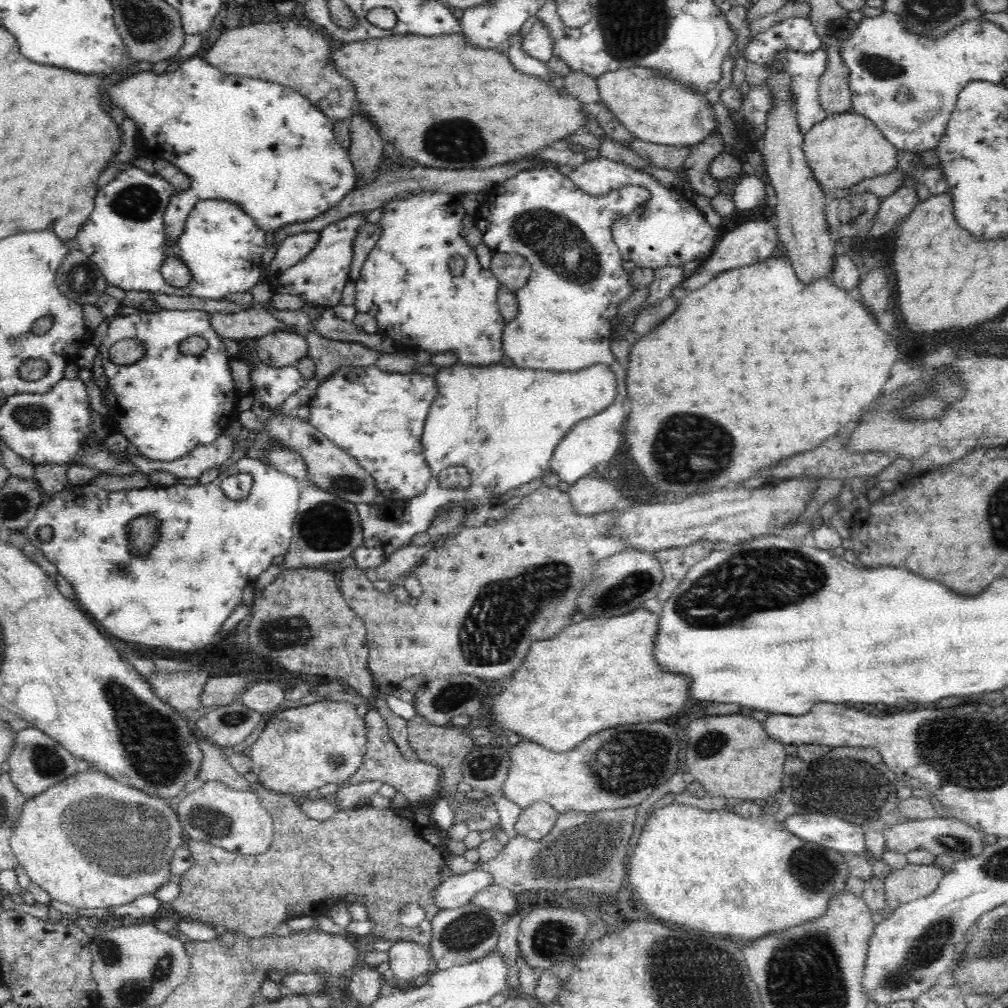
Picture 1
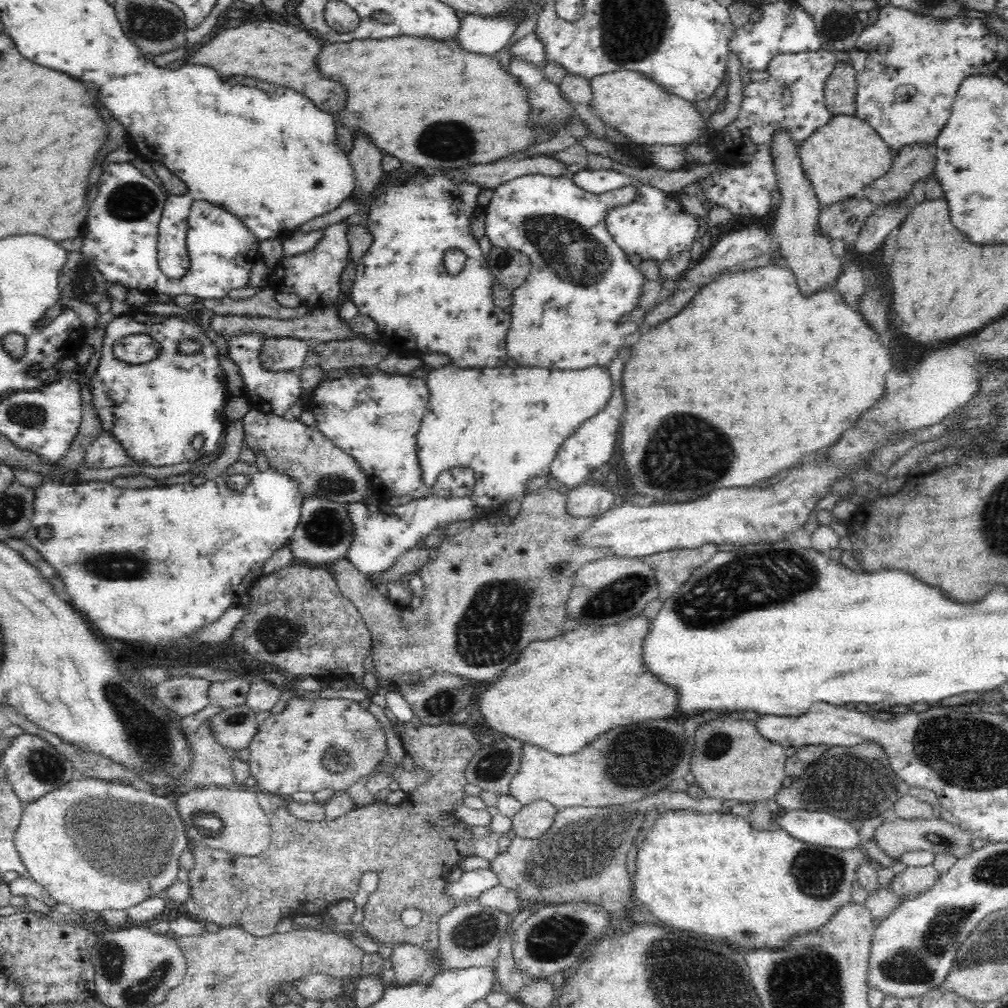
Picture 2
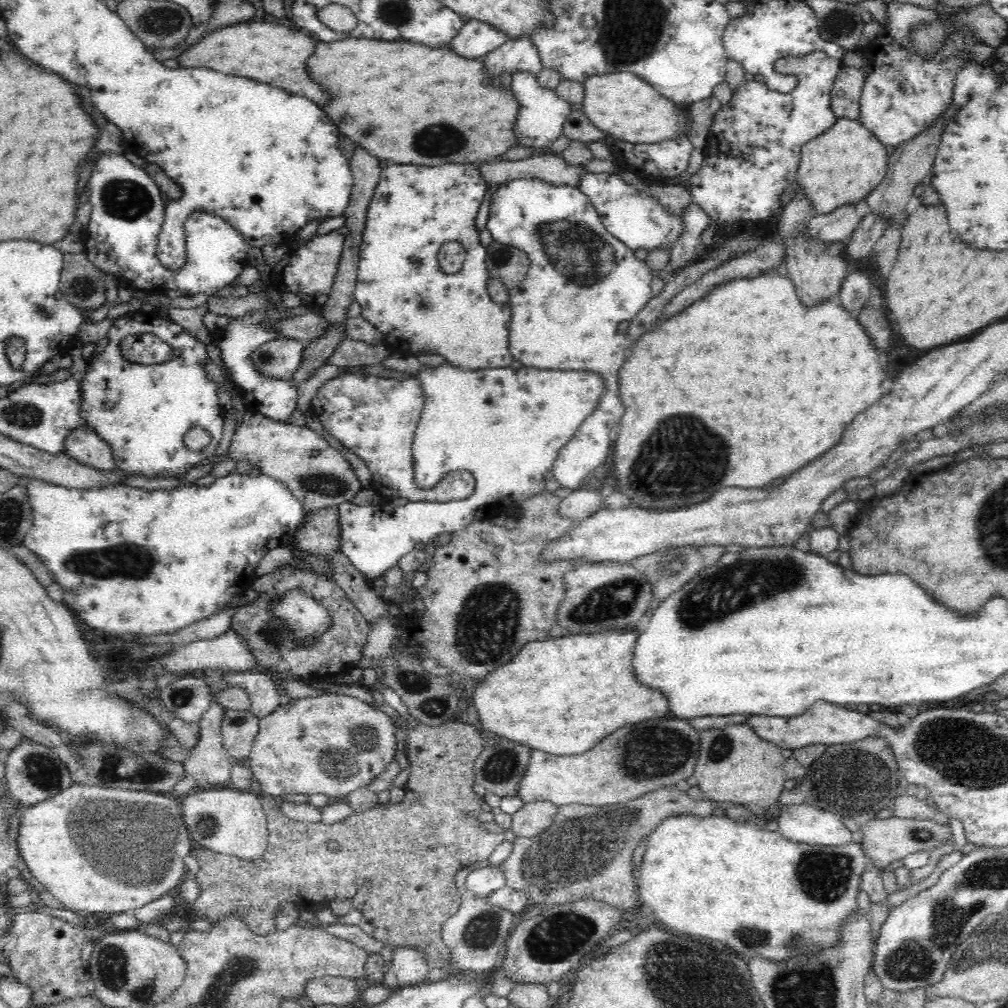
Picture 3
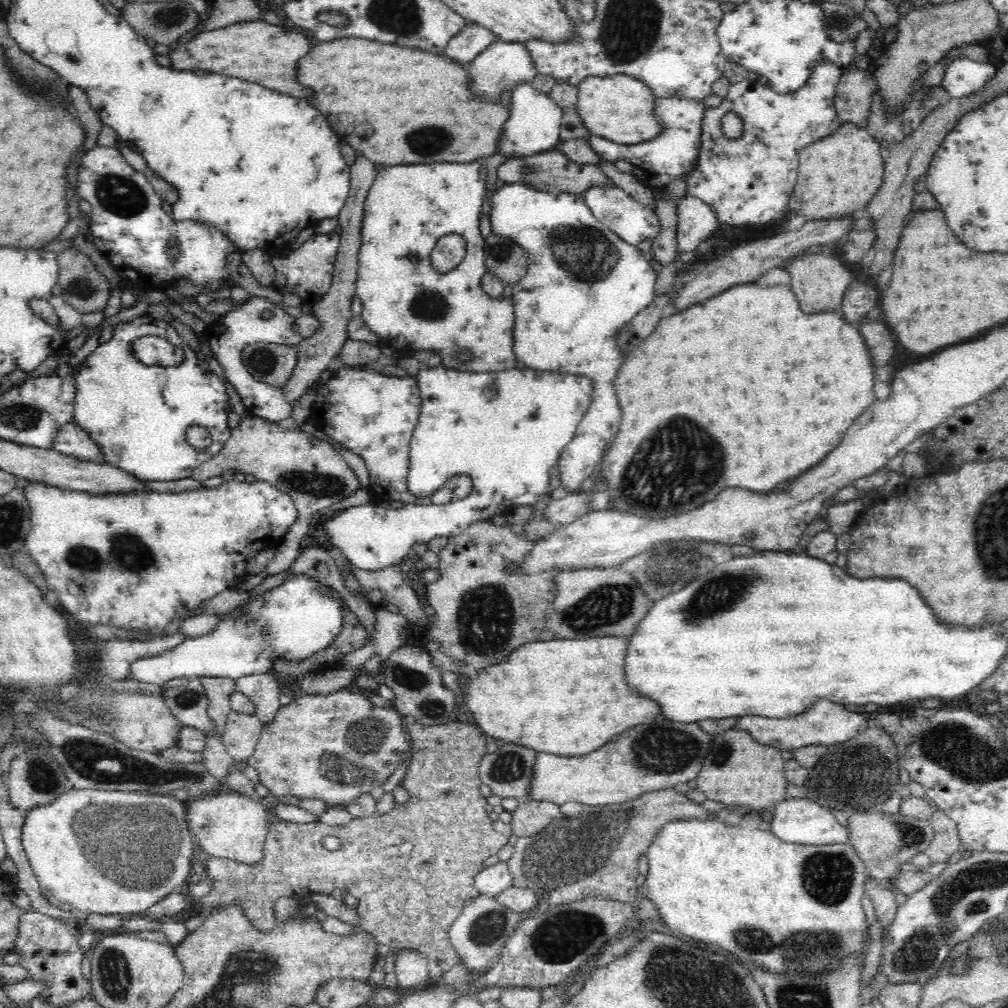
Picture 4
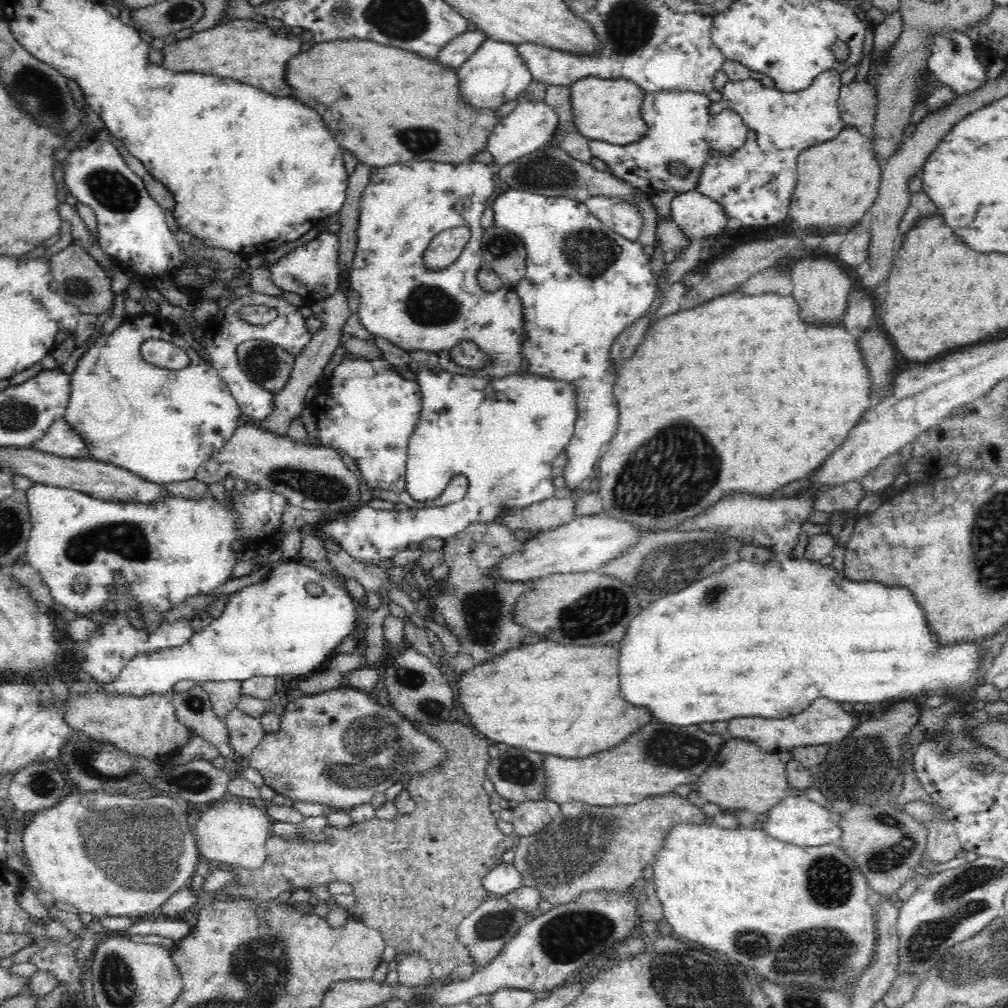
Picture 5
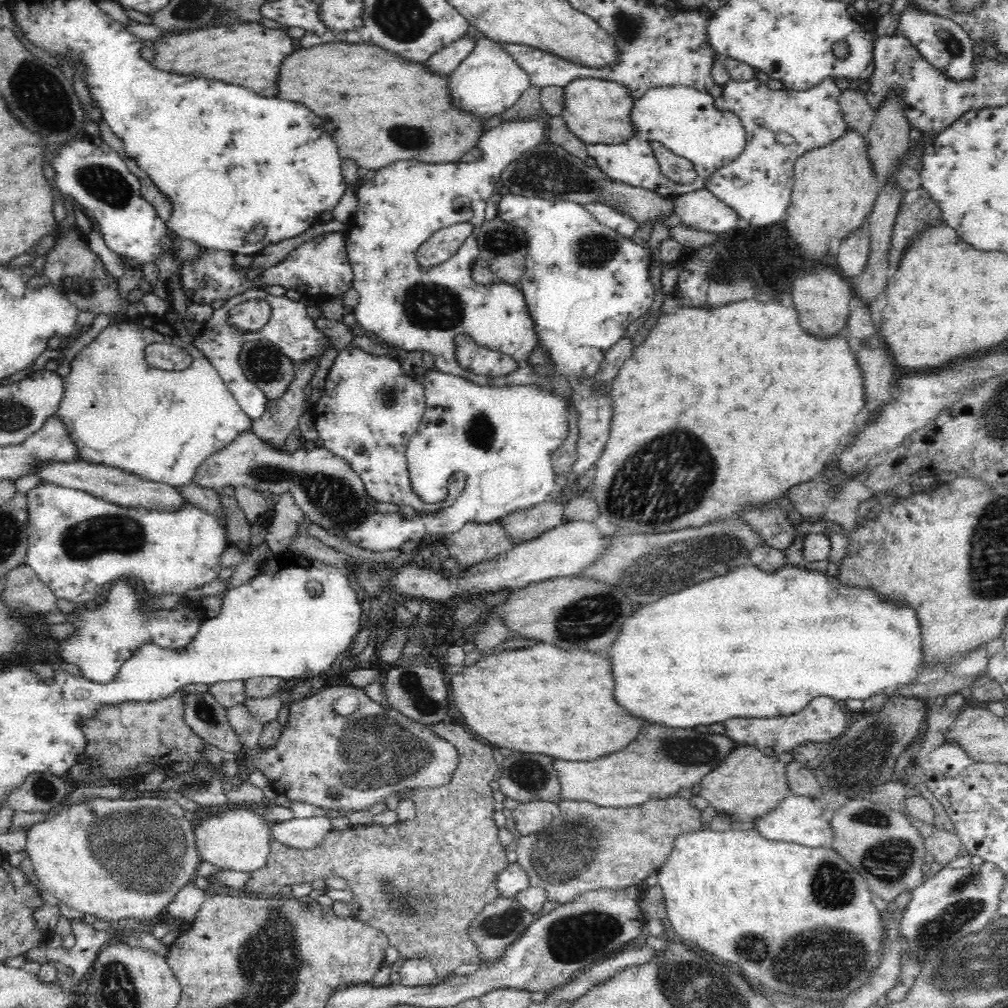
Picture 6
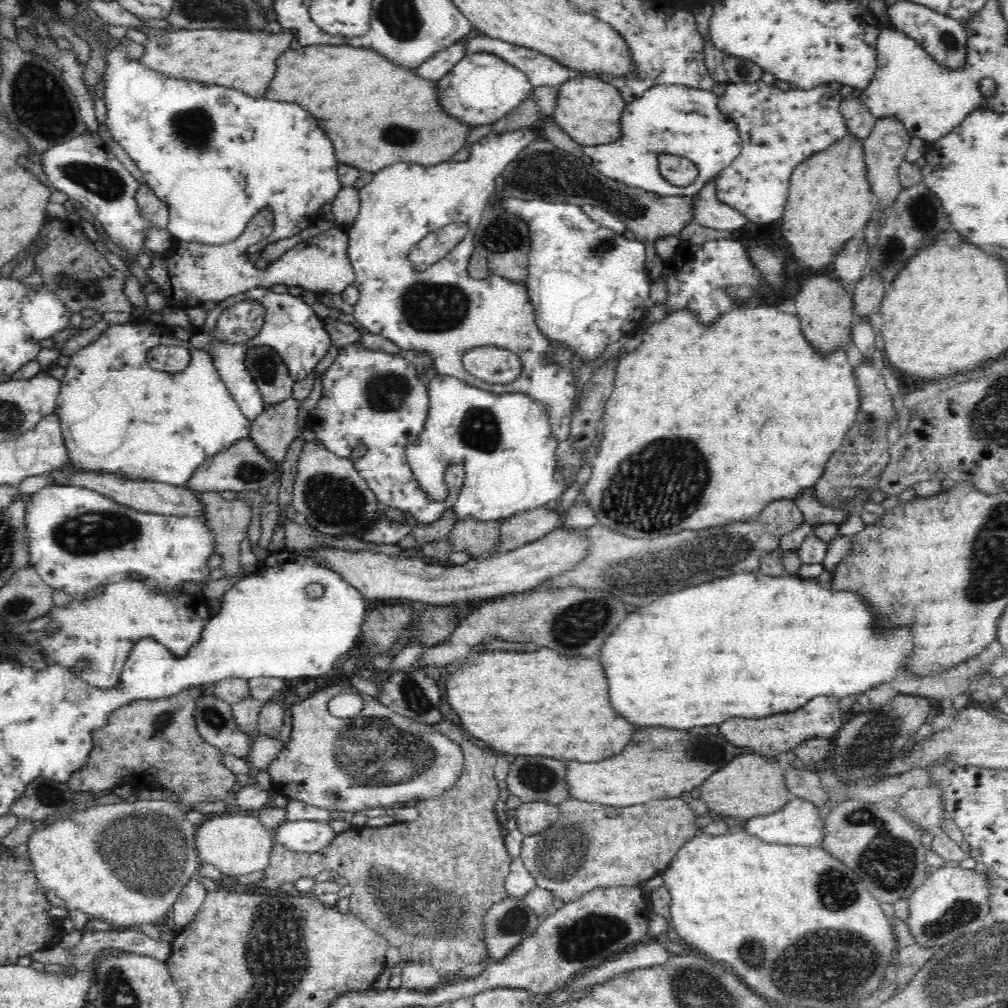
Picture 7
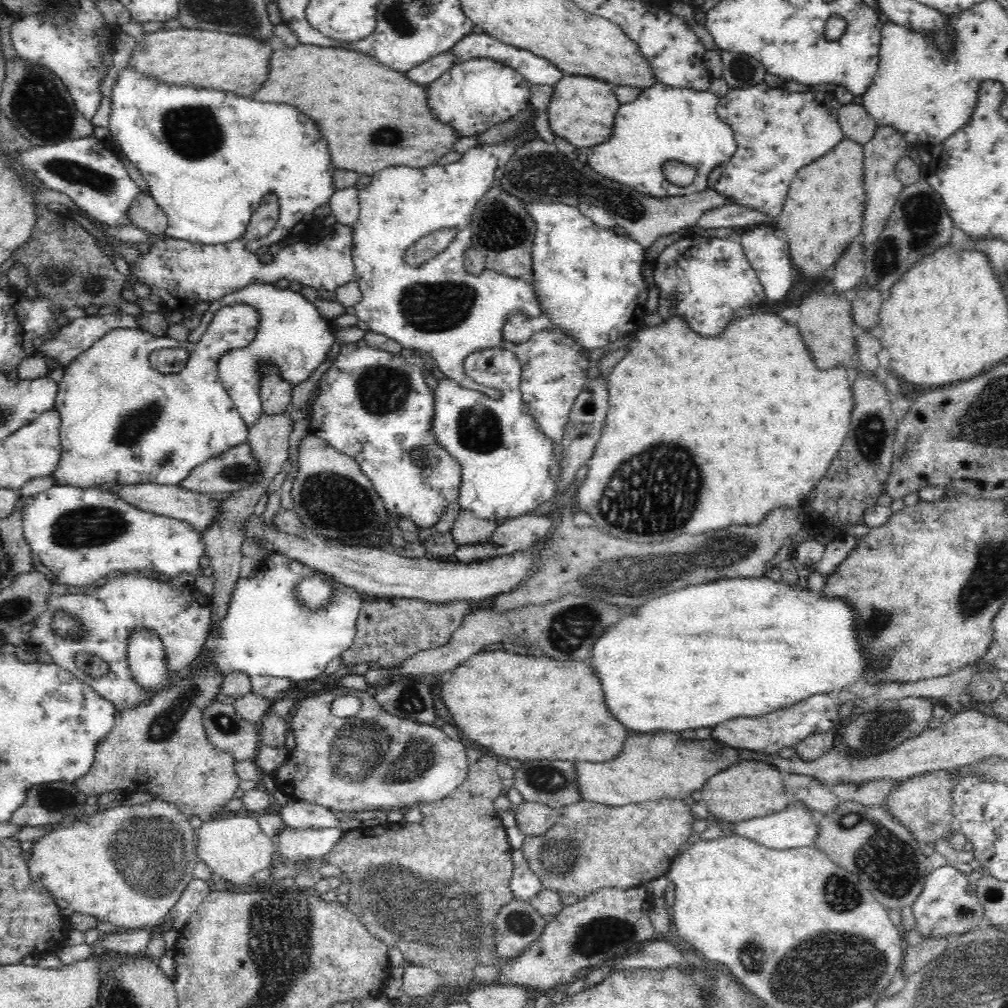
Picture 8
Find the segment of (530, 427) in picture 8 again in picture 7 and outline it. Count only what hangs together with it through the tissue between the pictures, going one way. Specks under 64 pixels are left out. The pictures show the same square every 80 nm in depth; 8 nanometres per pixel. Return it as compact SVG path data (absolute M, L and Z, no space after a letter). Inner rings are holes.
M478 347L464 351L463 368L478 380L509 384L520 376L523 367L517 354L497 347ZM437 375L426 382L430 399L428 420L415 442L406 447L405 455L420 489L428 493L430 499L440 501L447 498L444 470L450 464L462 463L465 482L453 506L457 522L470 516L497 521L542 505L554 505L560 500L566 486L554 480L554 472L557 471L554 452L559 442L552 434L549 416L546 416L547 410L542 403L522 392L494 394L454 379L454 376Z

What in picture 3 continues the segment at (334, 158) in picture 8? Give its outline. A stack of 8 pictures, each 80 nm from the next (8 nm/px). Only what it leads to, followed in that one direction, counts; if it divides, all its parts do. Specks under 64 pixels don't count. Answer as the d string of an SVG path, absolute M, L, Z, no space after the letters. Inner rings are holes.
M348 37L340 42L318 42L316 52L308 60L308 72L314 82L328 90L334 100L326 106L328 116L334 120L339 133L346 134L350 140L368 148L374 157L390 160L390 164L440 166L482 163L498 159L506 150L519 144L514 122L518 118L518 99L514 92L506 90L500 81L490 80L484 74L484 61L468 60L458 56L452 46L428 48L412 46L408 40L362 40ZM404 68L412 78L400 78ZM384 146L384 148L382 148Z

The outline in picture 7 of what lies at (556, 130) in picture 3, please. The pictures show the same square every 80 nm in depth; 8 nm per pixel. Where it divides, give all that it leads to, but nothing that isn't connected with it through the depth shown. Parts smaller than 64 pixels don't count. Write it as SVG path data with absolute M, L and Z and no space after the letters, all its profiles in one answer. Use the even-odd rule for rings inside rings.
M524 127L504 134L488 133L472 144L471 155L467 161L446 161L423 167L418 163L399 162L391 164L373 173L370 183L359 188L360 208L356 220L346 228L348 233L348 254L355 281L359 290L359 301L354 307L355 324L366 332L378 334L391 340L401 350L428 352L434 360L434 367L439 375L454 376L454 379L476 386L494 394L520 392L534 399L547 410L552 434L558 442L566 442L570 434L571 409L576 398L576 380L572 371L558 366L550 353L551 342L536 326L535 308L529 300L524 282L509 281L502 276L489 274L488 278L472 278L468 272L470 256L474 254L474 236L482 220L482 212L496 188L500 188L503 170L524 150L536 141L536 127ZM453 222L468 224L468 234L458 242L440 262L432 264L426 272L420 272L408 260L410 250L430 232L440 230ZM478 347L497 347L511 351L520 358L523 370L512 383L489 384L471 376L463 368L464 351Z

